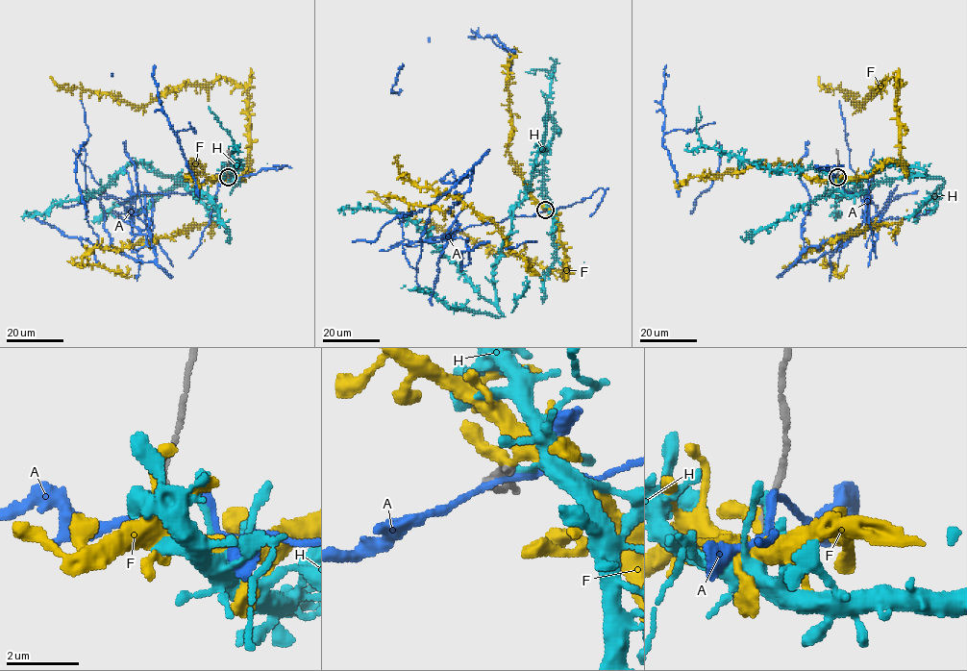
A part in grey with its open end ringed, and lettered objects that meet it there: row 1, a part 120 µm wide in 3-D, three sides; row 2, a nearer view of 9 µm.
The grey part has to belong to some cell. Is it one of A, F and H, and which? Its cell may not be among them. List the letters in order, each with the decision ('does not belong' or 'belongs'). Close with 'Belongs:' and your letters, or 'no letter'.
A: does not belong
F: does not belong
H: does not belong
Belongs: no letter

